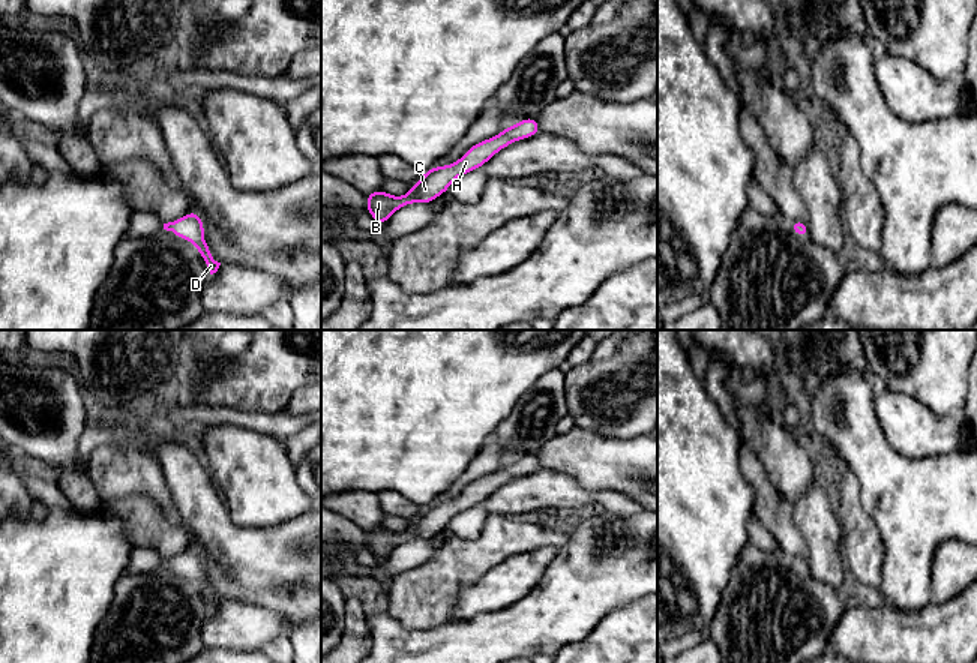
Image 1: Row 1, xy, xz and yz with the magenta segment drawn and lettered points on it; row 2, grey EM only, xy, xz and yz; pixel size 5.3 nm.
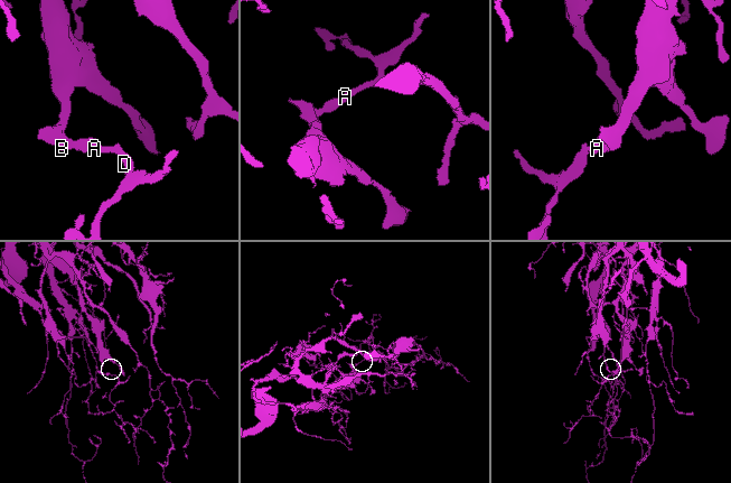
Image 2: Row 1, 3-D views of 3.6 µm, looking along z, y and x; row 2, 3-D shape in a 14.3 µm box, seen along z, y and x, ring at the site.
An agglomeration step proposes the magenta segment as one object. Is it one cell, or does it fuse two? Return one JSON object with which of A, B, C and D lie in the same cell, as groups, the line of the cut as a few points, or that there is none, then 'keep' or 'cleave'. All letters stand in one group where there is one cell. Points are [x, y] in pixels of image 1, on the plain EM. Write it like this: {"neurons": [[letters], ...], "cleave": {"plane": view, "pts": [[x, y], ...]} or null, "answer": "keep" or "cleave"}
{"neurons": [["A", "B", "C", "D"]], "cleave": null, "answer": "keep"}

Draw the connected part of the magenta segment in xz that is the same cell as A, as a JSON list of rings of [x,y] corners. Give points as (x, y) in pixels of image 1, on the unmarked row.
[[[536,453],[521,456],[516,460],[506,464],[498,471],[474,480],[462,490],[459,496],[444,502],[432,502],[429,507],[425,507],[422,514],[413,520],[410,528],[404,532],[393,532],[384,526],[365,530],[368,537],[366,548],[381,562],[396,546],[408,540],[431,540],[437,532],[446,530],[449,522],[459,512],[483,502],[495,489],[512,478],[530,474],[537,470],[540,470],[540,464]]]

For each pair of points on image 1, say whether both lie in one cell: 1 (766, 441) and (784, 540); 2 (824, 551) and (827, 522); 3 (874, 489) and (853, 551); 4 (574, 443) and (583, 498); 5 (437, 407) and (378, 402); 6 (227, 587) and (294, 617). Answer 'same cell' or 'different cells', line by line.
1: different cells
2: same cell
3: different cells
4: different cells
5: same cell
6: same cell

